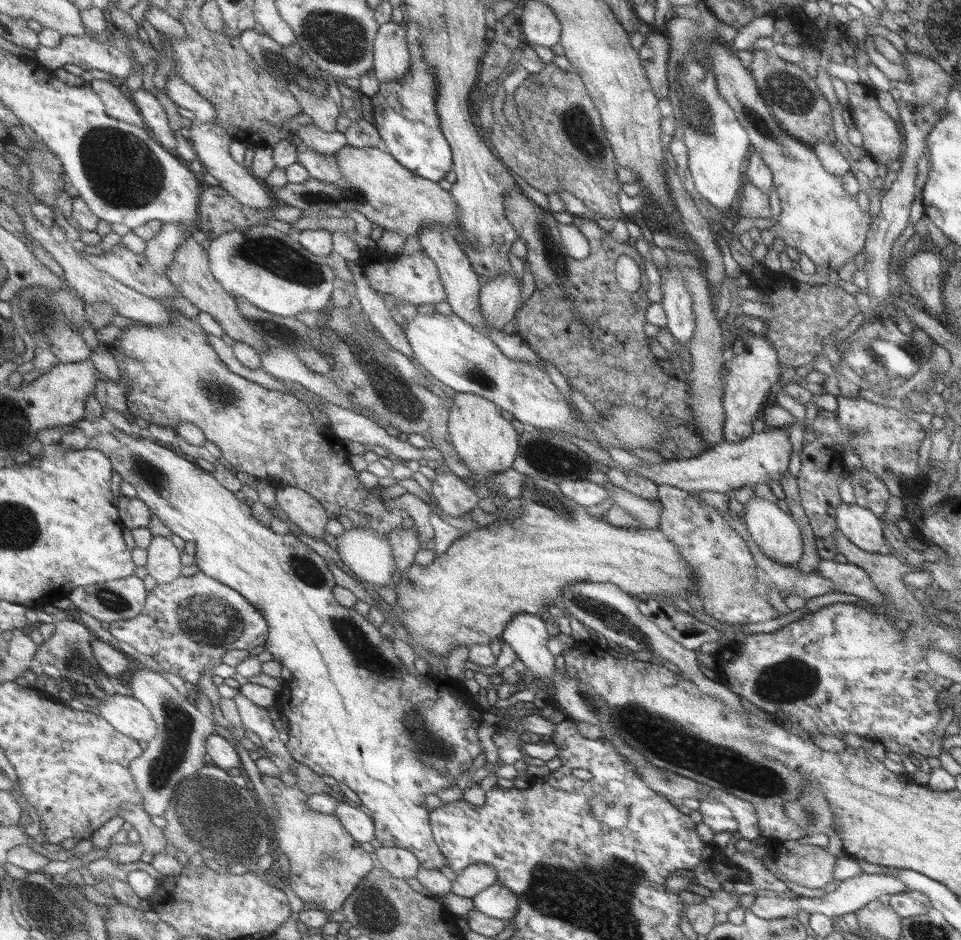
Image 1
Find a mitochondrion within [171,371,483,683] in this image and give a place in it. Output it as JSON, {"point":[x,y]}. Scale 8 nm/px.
{"point":[210,620]}

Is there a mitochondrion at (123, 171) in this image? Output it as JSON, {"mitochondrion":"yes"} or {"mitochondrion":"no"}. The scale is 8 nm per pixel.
{"mitochondrion":"yes"}

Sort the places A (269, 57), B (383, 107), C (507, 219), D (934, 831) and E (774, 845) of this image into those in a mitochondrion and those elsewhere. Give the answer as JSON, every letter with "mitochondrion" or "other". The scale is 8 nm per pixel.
{"A":"mitochondrion","B":"other","C":"other","D":"other","E":"other"}

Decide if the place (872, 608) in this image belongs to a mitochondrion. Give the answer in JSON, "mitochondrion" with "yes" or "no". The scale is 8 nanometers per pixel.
{"mitochondrion":"no"}

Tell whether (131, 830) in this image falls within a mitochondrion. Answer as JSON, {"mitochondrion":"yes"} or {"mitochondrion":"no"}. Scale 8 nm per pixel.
{"mitochondrion":"no"}

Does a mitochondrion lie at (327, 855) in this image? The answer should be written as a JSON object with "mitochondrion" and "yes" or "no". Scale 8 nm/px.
{"mitochondrion":"yes"}

